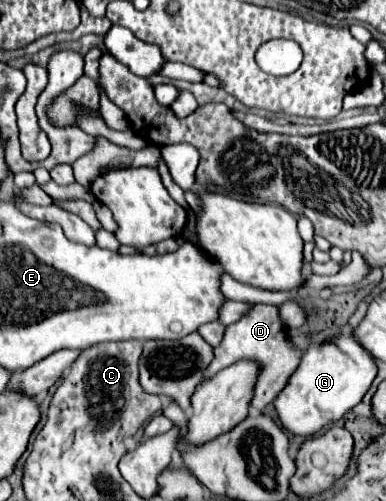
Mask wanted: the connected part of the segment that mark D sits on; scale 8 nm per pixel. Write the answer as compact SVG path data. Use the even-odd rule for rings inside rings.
M254 305L248 309L248 313L244 313L244 317L240 317L240 321L228 325L224 339L220 341L218 347L214 347L214 359L212 365L208 365L208 369L204 371L204 379L214 377L220 369L226 369L228 365L234 365L236 361L242 359L260 363L260 373L254 385L254 397L250 401L250 407L264 411L264 407L272 403L274 397L280 393L280 389L286 385L288 377L292 375L292 369L296 369L300 363L300 351L288 345L288 335L278 317L278 307Z

